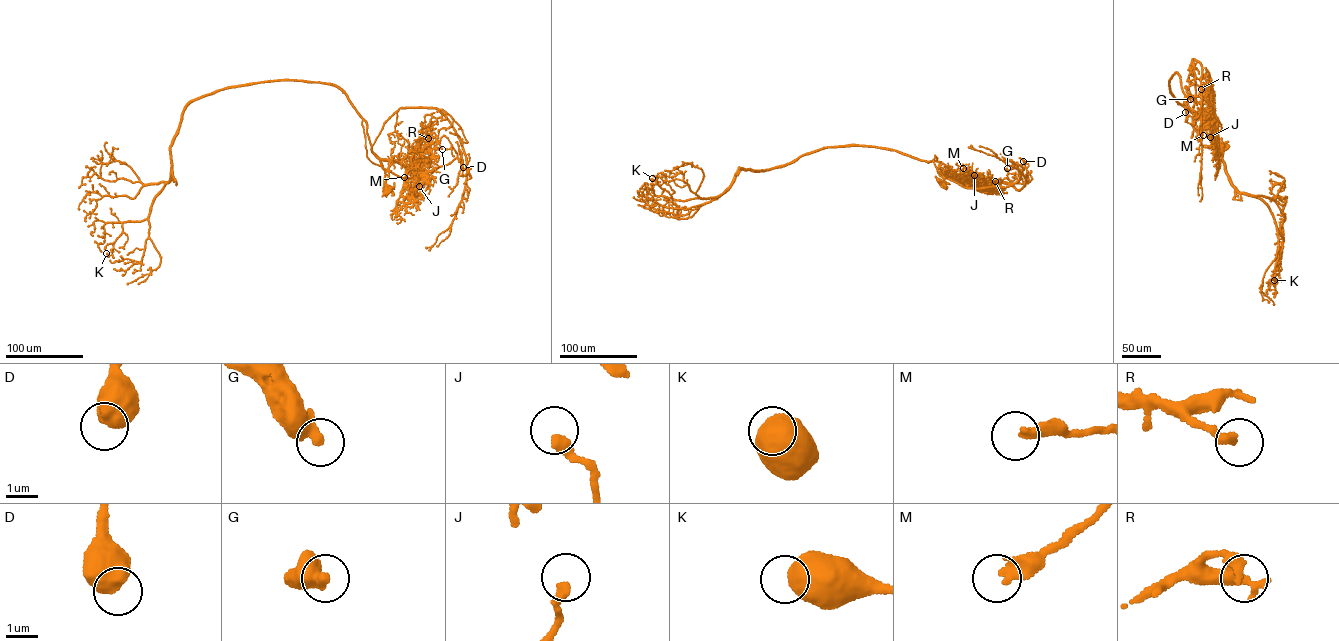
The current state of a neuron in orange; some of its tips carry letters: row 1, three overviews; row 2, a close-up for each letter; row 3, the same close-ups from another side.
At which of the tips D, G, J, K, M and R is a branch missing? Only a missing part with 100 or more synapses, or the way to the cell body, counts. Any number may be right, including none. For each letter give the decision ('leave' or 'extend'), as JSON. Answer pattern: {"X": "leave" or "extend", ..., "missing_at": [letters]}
{"D": "leave", "G": "leave", "J": "leave", "K": "leave", "M": "leave", "R": "leave", "missing_at": []}

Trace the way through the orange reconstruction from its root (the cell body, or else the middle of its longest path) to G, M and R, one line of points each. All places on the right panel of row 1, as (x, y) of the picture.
G: (1223, 146), (1185, 96), (1186, 121), (1198, 130), (1221, 129), (1211, 106), (1191, 96), (1185, 86), (1190, 99)
M: (1223, 146), (1209, 123), (1211, 118), (1216, 118), (1202, 124), (1203, 135)
R: (1223, 146), (1209, 122), (1213, 111), (1213, 92), (1201, 89)

